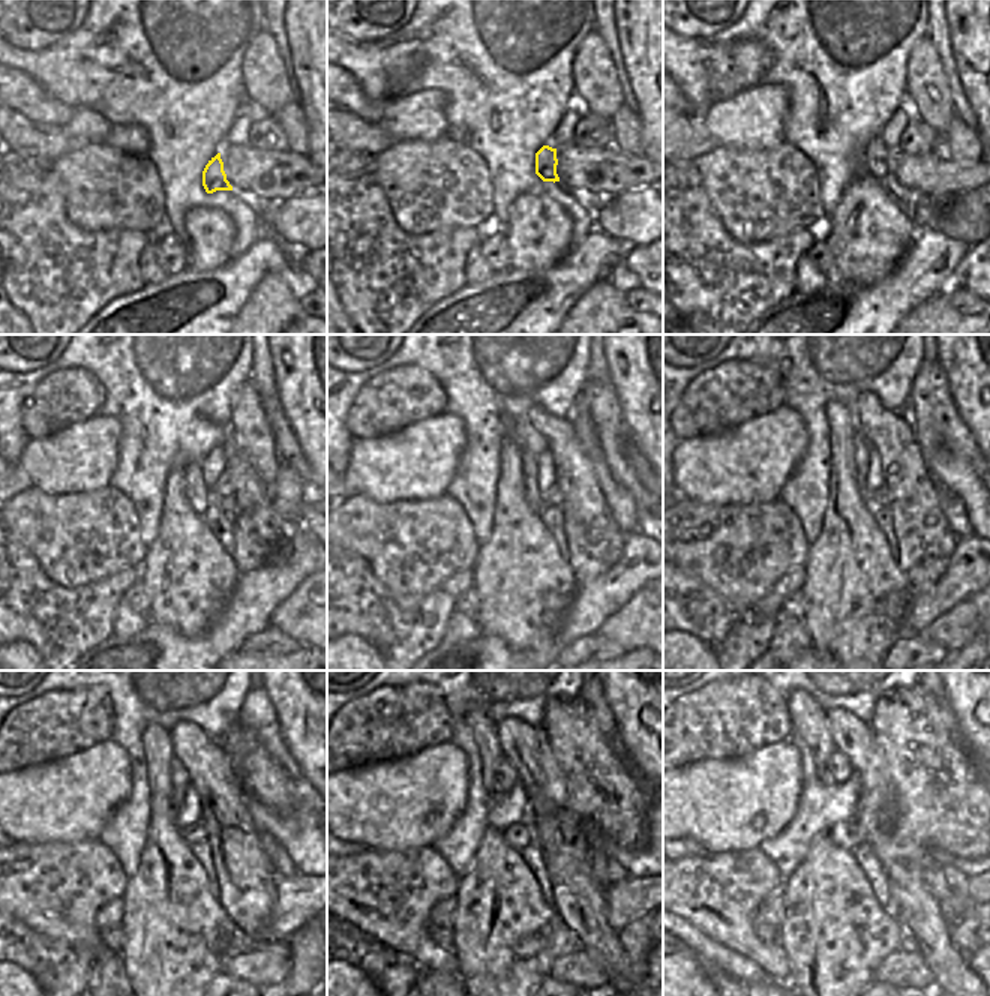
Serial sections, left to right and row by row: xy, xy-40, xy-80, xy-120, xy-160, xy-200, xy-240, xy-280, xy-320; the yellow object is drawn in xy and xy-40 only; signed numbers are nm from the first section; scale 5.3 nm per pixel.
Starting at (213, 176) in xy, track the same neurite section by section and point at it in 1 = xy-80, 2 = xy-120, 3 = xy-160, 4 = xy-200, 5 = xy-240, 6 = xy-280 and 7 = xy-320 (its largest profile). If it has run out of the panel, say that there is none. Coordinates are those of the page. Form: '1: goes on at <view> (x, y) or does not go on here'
1: goes on at xy-80 (875, 161)
2: goes on at xy-120 (197, 492)
3: goes on at xy-160 (528, 473)
4: goes on at xy-200 (861, 447)
5: goes on at xy-240 (186, 798)
6: goes on at xy-280 (506, 774)
7: goes on at xy-320 (837, 765)

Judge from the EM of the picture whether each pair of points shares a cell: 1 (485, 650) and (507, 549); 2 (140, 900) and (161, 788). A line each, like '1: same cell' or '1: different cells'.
1: different cells
2: same cell

